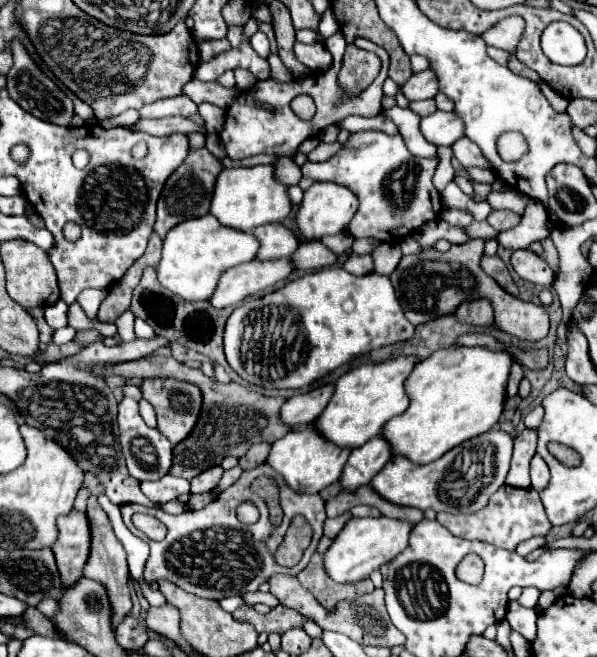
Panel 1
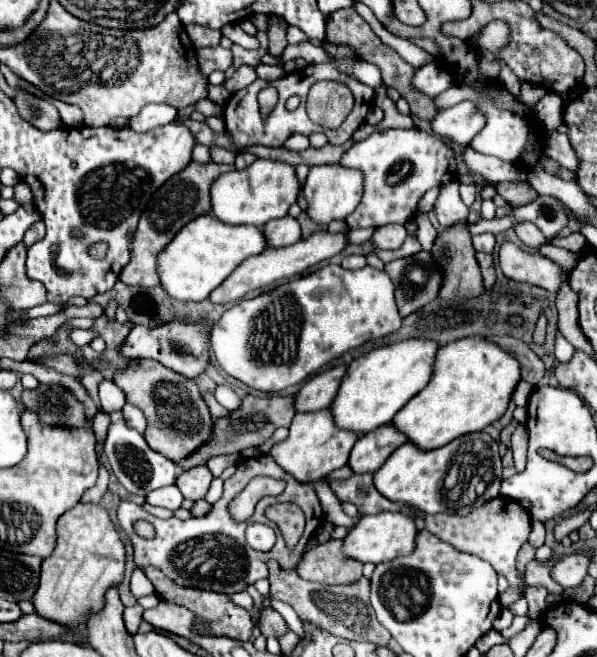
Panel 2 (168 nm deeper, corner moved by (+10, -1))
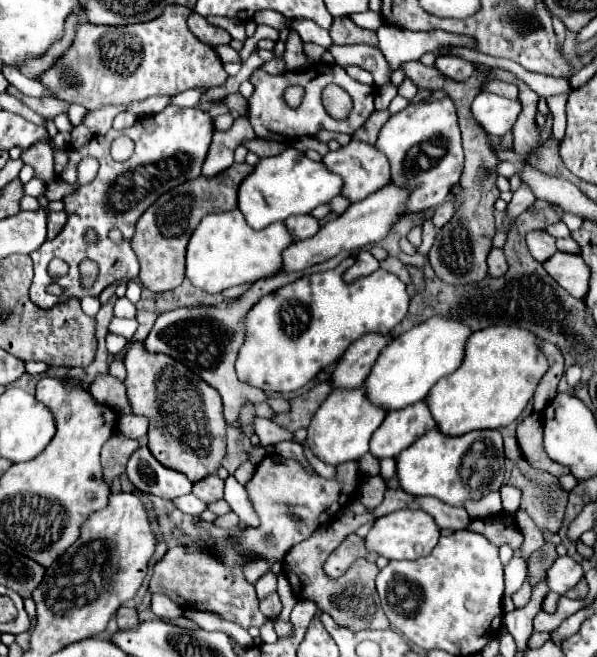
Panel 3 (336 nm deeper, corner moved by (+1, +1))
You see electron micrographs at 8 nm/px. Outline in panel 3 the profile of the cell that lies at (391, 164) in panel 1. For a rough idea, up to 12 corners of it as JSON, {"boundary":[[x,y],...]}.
{"boundary":[[443,91],[389,117],[375,147],[405,213],[445,203],[463,173]]}

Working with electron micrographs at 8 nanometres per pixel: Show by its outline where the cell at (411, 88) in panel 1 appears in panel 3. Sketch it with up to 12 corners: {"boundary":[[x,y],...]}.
{"boundary":[[453,55],[437,57],[435,67],[451,81],[473,75],[473,63]]}

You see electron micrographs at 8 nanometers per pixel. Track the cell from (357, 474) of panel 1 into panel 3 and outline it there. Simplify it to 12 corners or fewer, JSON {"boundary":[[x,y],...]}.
{"boundary":[[419,401],[389,411],[371,437],[377,459],[397,457],[435,421]]}

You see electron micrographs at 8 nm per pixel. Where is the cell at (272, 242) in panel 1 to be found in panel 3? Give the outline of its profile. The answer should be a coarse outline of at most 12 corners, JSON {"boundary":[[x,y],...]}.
{"boundary":[[311,215],[285,219],[293,241],[309,239],[319,231]]}

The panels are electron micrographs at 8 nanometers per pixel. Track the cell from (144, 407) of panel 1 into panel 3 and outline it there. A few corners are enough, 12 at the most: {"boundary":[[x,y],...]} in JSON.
{"boundary":[[123,415],[121,433],[131,439],[147,437],[149,419],[145,415]]}

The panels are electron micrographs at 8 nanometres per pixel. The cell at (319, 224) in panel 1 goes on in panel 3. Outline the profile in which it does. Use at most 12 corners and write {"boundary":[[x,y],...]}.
{"boundary":[[355,143],[323,157],[343,179],[341,197],[361,201],[391,181],[387,157]]}

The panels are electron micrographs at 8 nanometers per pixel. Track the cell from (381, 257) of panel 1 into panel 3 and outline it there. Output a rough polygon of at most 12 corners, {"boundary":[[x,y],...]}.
{"boundary":[[397,257],[381,261],[385,271],[395,273],[411,289],[411,279]]}

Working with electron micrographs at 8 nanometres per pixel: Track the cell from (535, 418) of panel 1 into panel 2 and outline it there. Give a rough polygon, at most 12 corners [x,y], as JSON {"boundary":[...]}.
{"boundary":[[518,425],[512,435],[516,471],[524,471],[528,431]]}

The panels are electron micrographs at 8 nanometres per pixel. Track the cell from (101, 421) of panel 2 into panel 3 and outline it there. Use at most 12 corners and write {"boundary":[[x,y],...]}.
{"boundary":[[115,431],[101,449],[107,485],[125,473],[131,451],[139,441]]}

